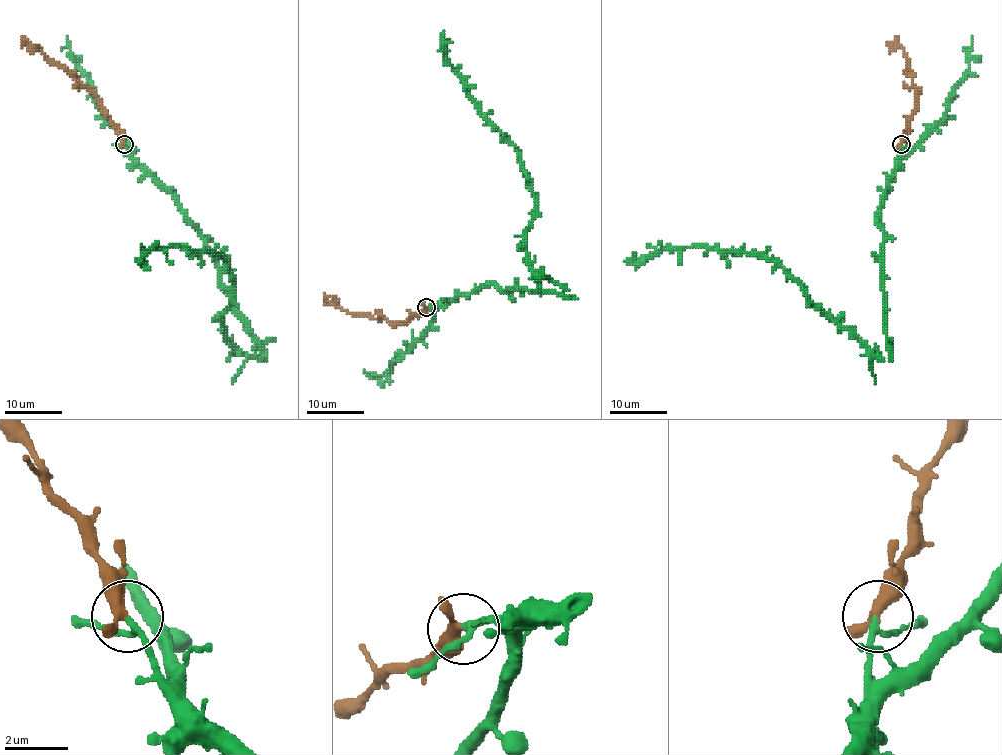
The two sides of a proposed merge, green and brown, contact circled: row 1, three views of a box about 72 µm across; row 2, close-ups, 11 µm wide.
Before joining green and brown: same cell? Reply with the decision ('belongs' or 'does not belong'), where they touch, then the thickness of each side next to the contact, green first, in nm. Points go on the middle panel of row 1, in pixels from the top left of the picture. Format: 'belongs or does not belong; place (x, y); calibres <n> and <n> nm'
belongs; place (426, 307); calibres 170 and 320 nm

